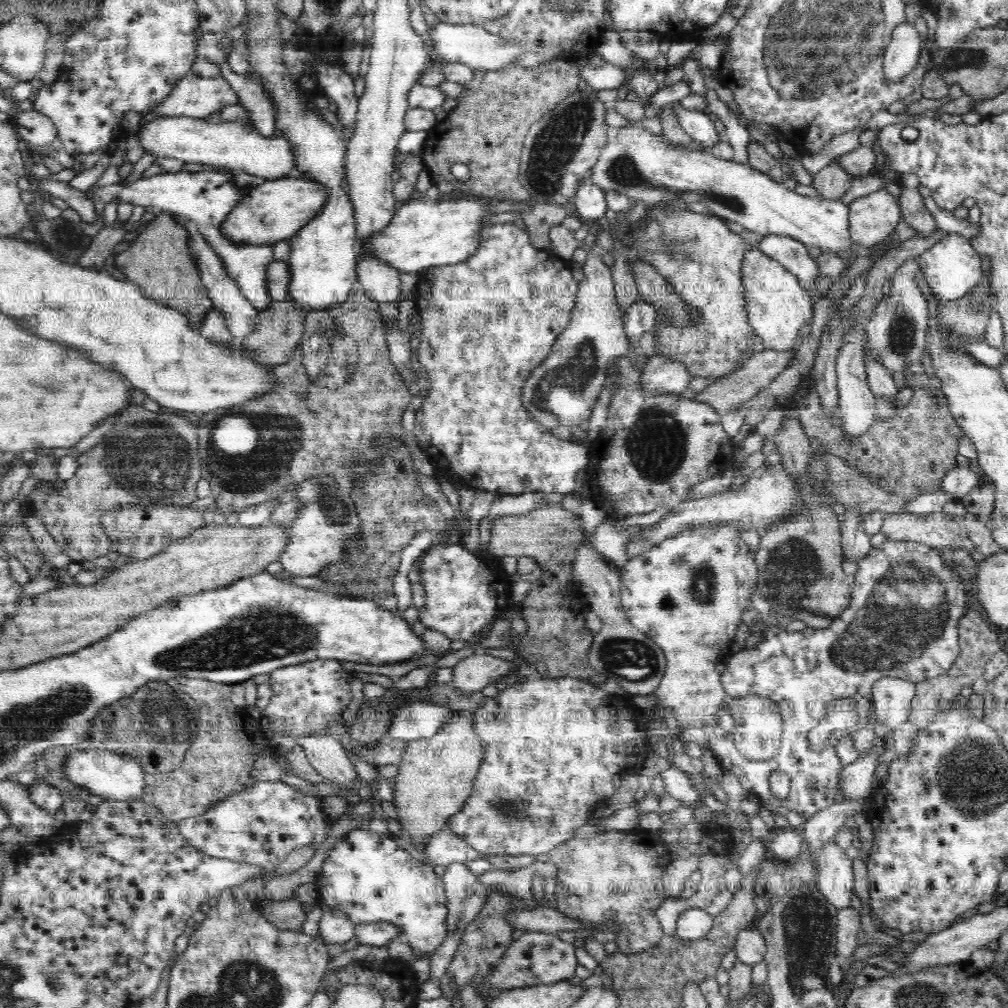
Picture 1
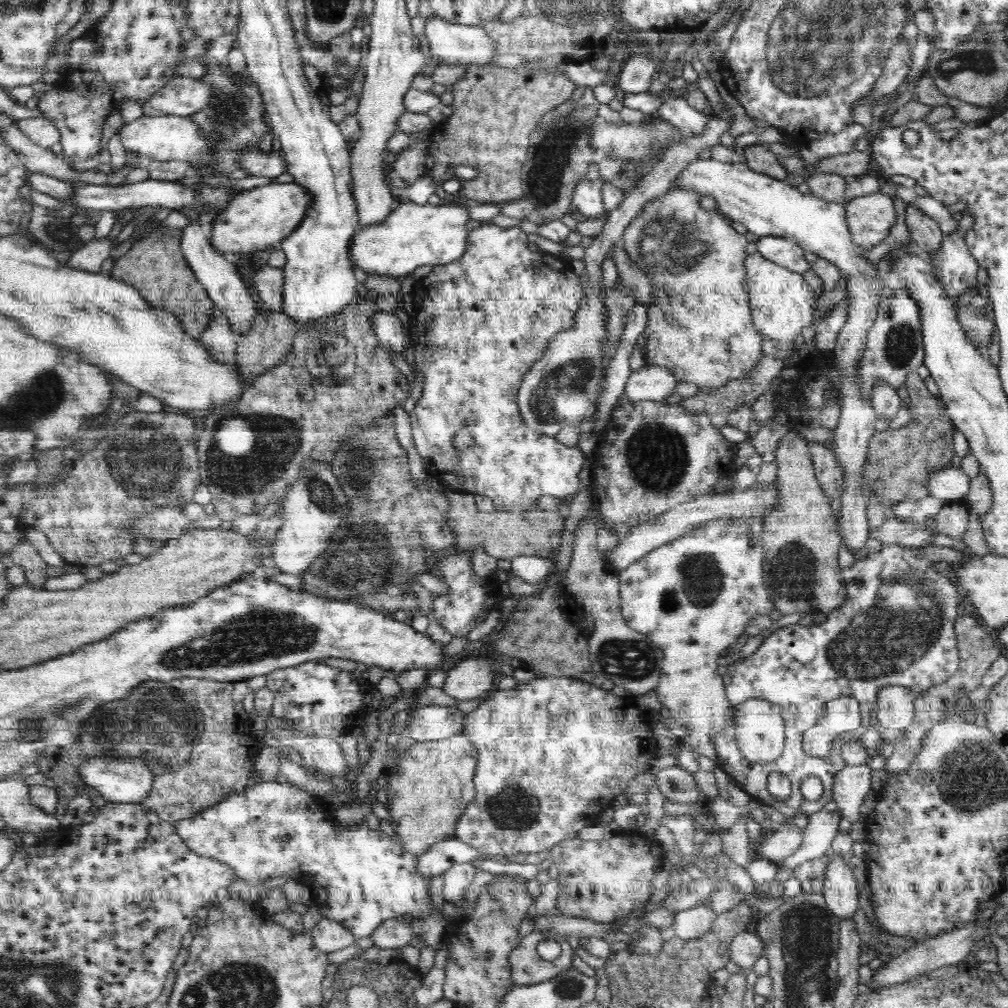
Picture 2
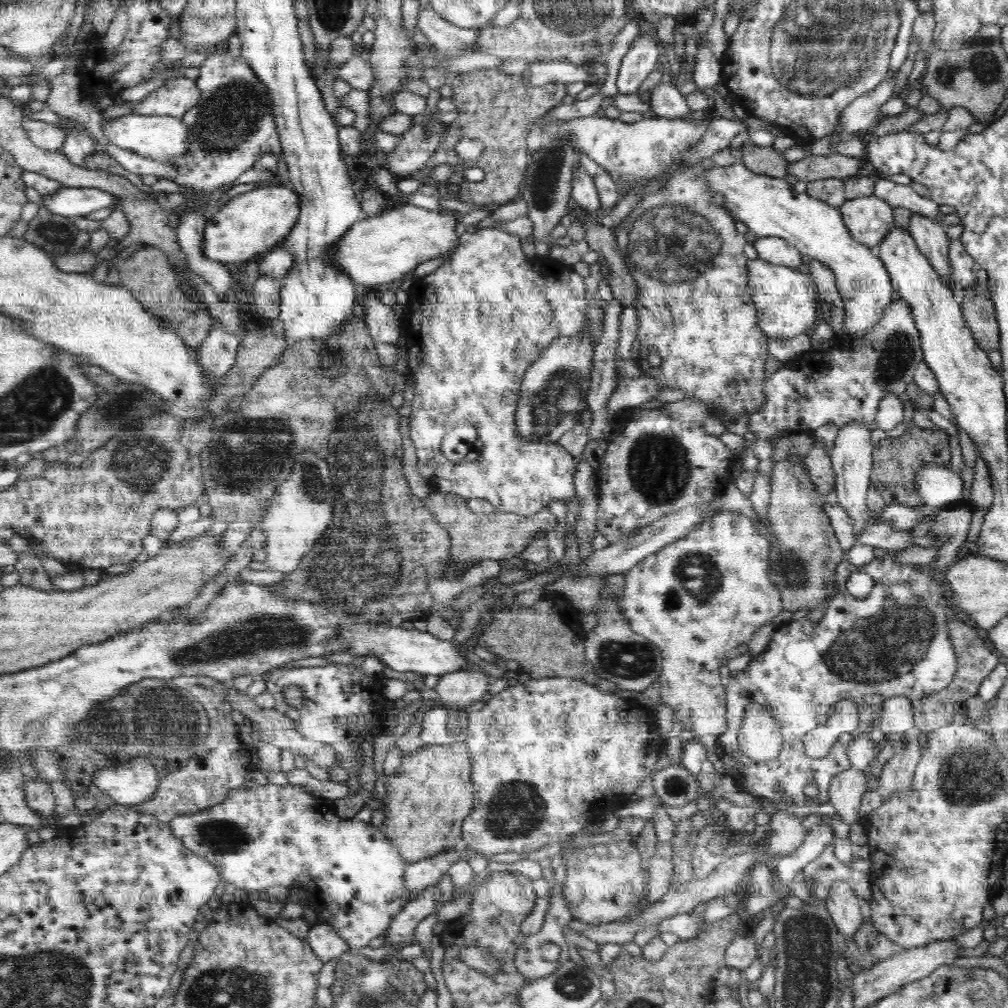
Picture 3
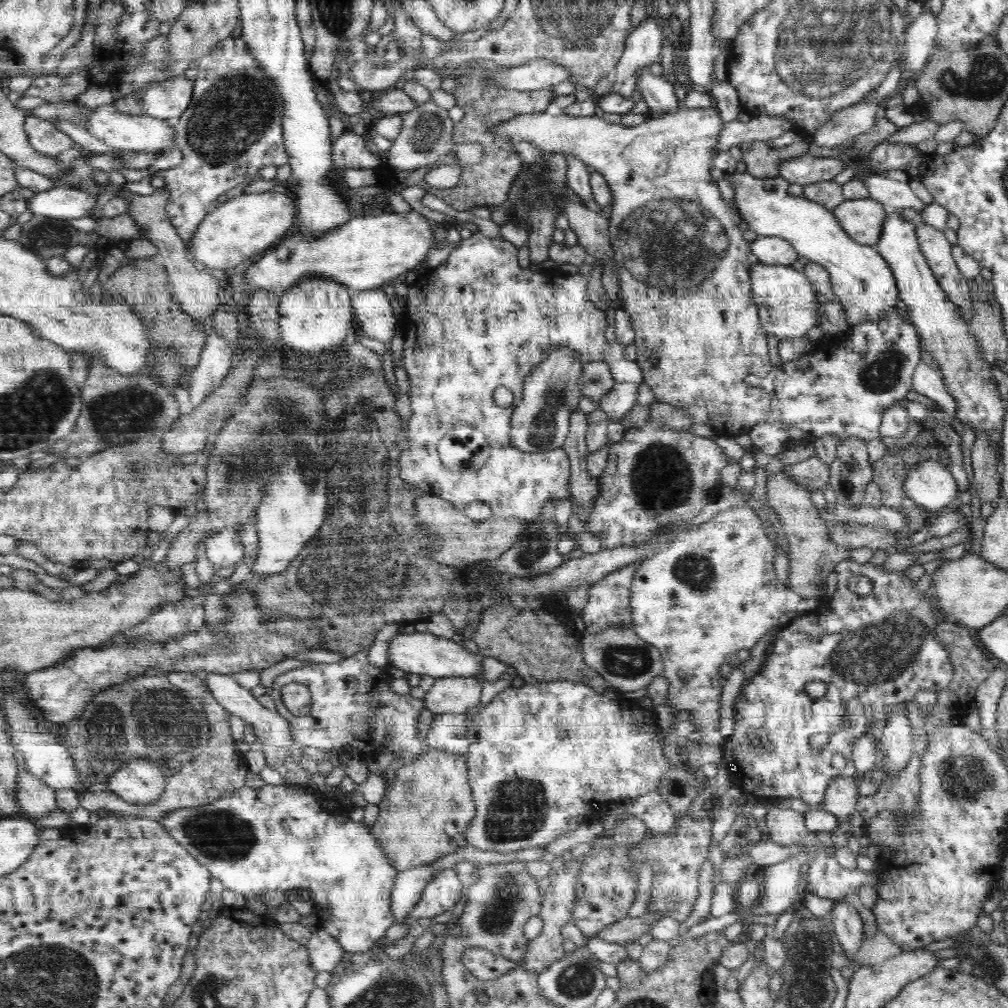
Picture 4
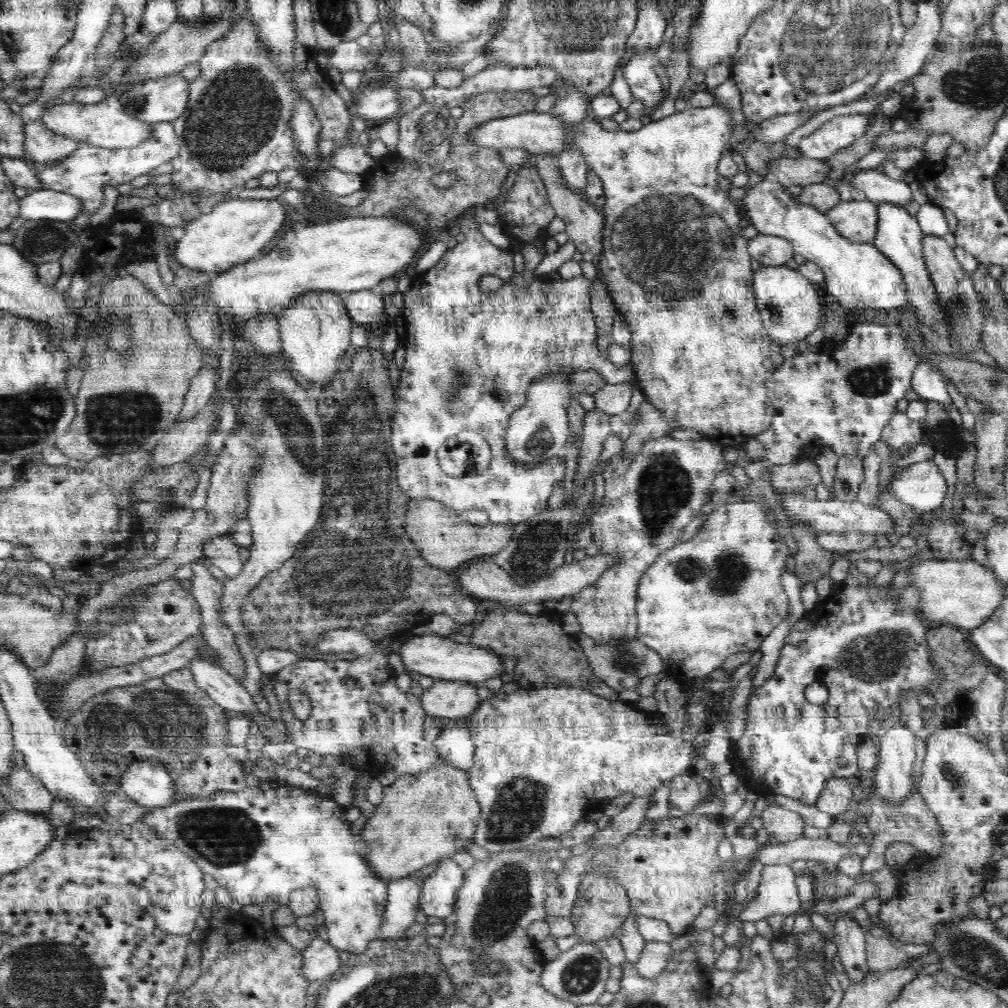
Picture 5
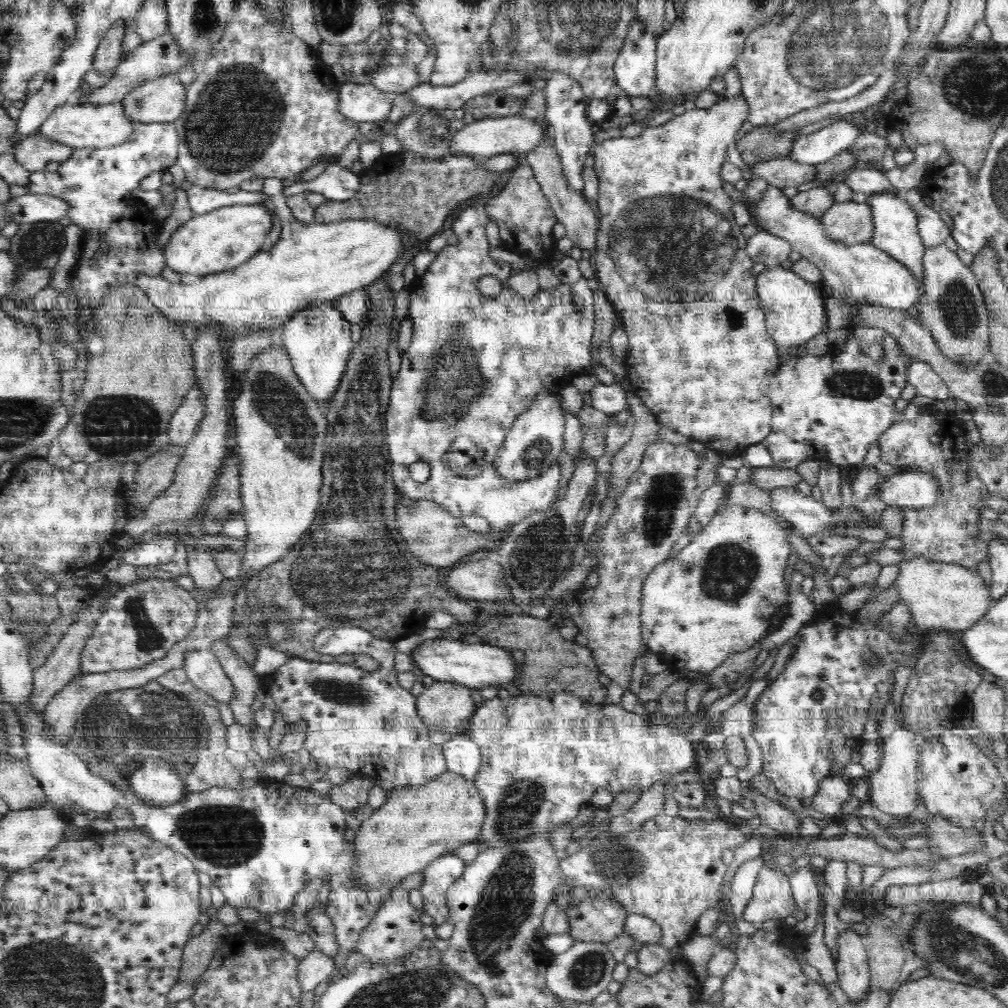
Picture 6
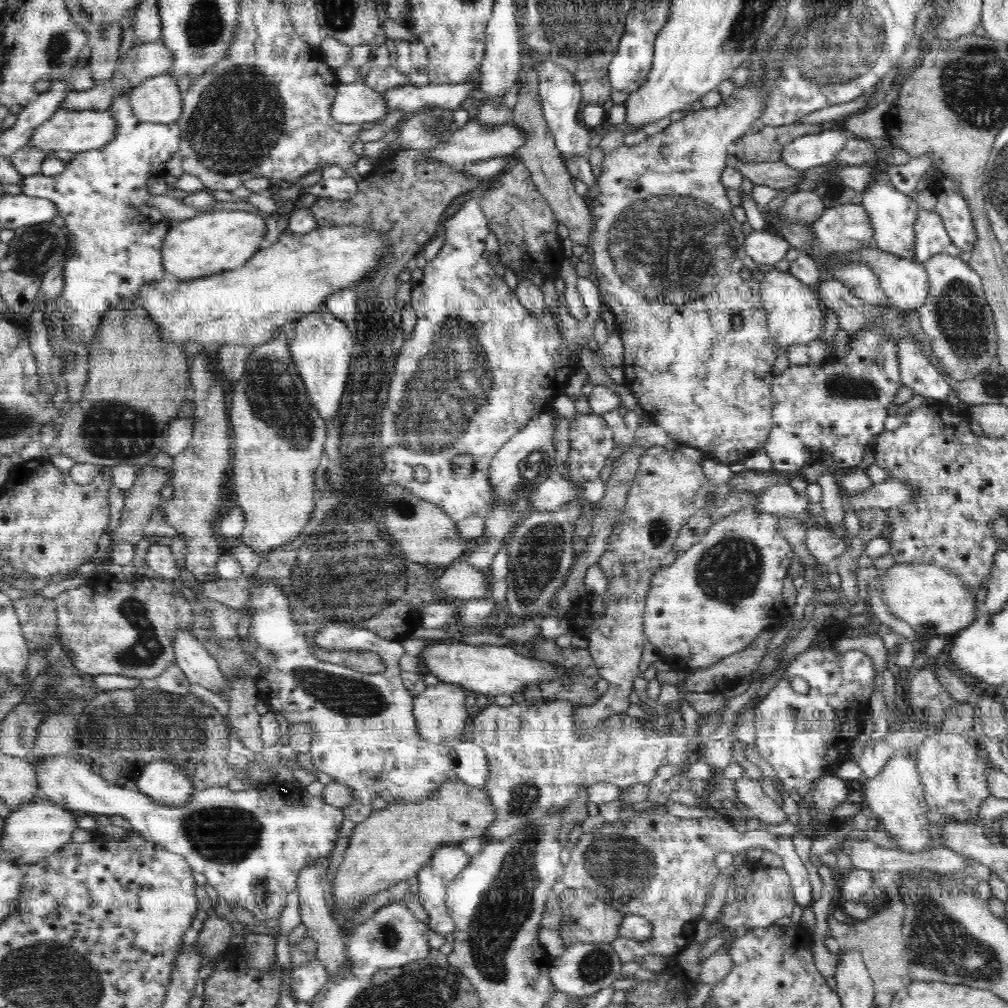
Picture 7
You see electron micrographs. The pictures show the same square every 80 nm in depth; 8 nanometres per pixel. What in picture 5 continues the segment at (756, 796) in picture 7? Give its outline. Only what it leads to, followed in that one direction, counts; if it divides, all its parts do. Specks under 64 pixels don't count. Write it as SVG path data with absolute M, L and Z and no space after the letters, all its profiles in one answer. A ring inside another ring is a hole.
M772 803L761 812L763 827L776 842L789 843L804 835L805 820L797 812Z

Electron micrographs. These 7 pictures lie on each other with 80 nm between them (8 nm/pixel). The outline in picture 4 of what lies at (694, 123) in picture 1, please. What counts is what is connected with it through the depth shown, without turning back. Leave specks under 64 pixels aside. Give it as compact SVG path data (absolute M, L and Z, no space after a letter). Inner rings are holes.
M644 67L636 73L636 88L644 98L651 114L677 112L682 108L674 94L674 87L675 85L664 76L652 75L648 67Z

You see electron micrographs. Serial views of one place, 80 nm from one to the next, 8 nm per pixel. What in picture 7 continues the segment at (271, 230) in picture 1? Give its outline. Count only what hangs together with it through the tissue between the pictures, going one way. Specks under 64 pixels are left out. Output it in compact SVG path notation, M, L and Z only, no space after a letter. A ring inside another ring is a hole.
M240 210L201 214L172 226L161 249L167 277L188 281L229 271L248 262L260 250L267 227L257 214Z

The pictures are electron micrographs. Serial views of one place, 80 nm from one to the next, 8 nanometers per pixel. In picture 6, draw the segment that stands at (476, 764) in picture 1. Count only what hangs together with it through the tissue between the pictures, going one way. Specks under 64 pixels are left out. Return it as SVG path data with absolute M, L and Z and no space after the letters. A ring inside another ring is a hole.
M444 772L435 780L422 787L405 787L388 793L387 802L373 811L370 818L359 822L356 837L353 840L353 858L355 858L355 882L364 890L374 888L390 890L408 874L423 871L428 864L447 852L454 852L459 846L472 841L478 842L482 830L486 809L484 800L470 782L461 774Z

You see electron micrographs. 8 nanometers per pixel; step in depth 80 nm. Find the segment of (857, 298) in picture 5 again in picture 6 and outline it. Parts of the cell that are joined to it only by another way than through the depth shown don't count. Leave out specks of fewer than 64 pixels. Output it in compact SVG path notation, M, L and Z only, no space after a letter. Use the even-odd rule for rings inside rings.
M768 185L764 197L758 203L754 203L752 215L755 224L760 226L760 231L786 240L792 246L792 250L813 262L822 271L825 283L832 288L832 292L849 300L850 305L868 302L875 306L904 311L917 308L923 292L918 279L904 263L879 250L872 243L844 247L828 239L821 219L794 209L782 189Z

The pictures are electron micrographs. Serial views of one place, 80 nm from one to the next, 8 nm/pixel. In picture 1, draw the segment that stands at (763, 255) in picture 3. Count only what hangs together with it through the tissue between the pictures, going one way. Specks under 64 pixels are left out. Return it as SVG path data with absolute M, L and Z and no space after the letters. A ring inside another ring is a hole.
M766 235L758 246L764 254L798 277L813 297L819 295L814 287L814 279L821 272L817 259L808 255L808 247L794 238L779 235Z

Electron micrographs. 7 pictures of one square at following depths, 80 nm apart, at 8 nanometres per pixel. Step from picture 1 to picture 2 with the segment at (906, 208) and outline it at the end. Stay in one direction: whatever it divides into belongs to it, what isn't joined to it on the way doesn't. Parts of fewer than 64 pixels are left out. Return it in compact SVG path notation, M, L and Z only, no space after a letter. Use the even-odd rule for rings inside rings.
M907 206L905 221L910 230L911 242L916 245L917 252L932 256L941 250L945 234L935 220L916 207Z

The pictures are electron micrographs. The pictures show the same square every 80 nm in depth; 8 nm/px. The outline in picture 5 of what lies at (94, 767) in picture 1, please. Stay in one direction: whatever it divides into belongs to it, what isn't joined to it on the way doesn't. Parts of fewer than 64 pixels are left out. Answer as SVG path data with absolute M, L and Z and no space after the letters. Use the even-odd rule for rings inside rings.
M156 760L130 764L119 783L129 800L150 810L170 806L175 801L175 780L164 764Z

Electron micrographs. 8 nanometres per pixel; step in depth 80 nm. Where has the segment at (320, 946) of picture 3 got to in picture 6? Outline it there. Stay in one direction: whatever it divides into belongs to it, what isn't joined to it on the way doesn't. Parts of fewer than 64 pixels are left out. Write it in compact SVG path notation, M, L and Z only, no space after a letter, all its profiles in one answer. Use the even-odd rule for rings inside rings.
M317 948L303 958L298 965L298 980L304 992L320 991L336 973L333 958L322 954Z

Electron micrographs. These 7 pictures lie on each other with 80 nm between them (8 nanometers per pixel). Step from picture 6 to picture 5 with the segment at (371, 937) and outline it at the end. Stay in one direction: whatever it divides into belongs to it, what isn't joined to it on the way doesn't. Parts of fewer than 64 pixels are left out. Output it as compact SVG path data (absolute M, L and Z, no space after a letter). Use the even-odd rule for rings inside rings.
M412 874L388 884L387 905L374 940L394 943L407 938L407 930L416 924L422 885L423 880L414 878Z

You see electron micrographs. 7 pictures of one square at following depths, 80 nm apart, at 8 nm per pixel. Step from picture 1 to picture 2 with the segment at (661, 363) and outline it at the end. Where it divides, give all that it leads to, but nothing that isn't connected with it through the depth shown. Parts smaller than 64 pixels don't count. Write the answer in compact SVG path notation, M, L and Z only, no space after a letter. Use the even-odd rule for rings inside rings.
M652 364L652 366L643 366L638 371L633 371L629 376L624 387L624 392L621 394L619 400L623 398L627 402L640 402L640 400L663 401L673 393L676 385L679 384L680 382L675 379L675 374L672 374L663 366L656 366L655 364Z

